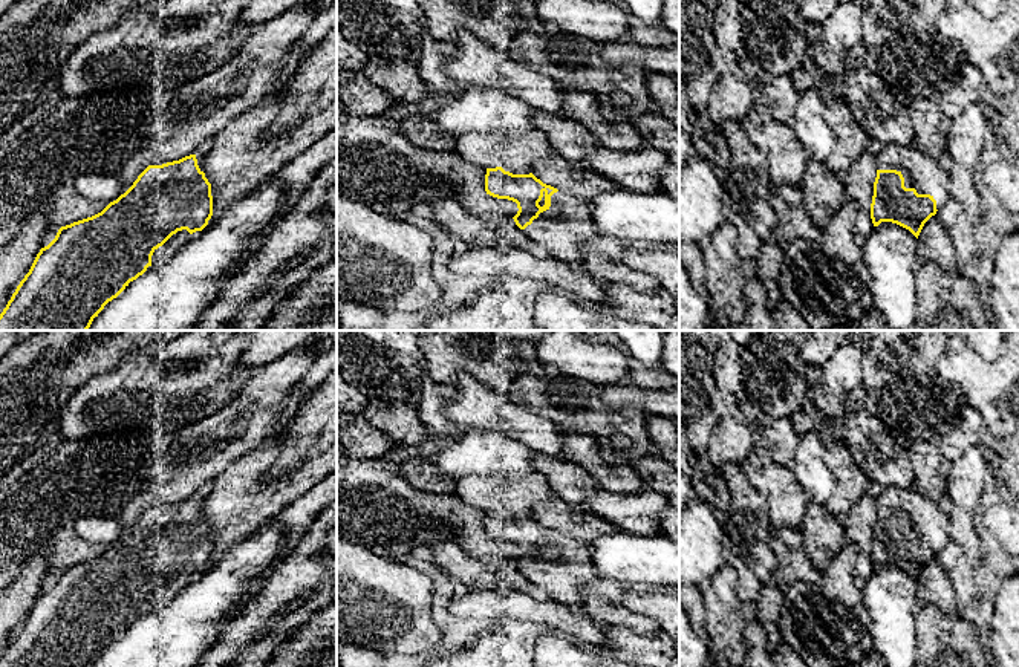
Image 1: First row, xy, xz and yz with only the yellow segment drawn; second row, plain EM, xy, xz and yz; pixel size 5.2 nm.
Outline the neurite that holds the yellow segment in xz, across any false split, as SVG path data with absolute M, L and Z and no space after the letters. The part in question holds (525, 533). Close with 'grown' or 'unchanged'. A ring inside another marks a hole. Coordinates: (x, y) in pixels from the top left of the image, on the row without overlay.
M502 509L487 511L485 534L493 540L517 546L519 554L513 560L516 568L543 591L546 600L580 609L583 586L598 578L589 545L543 526L532 516L513 517Z | grown

